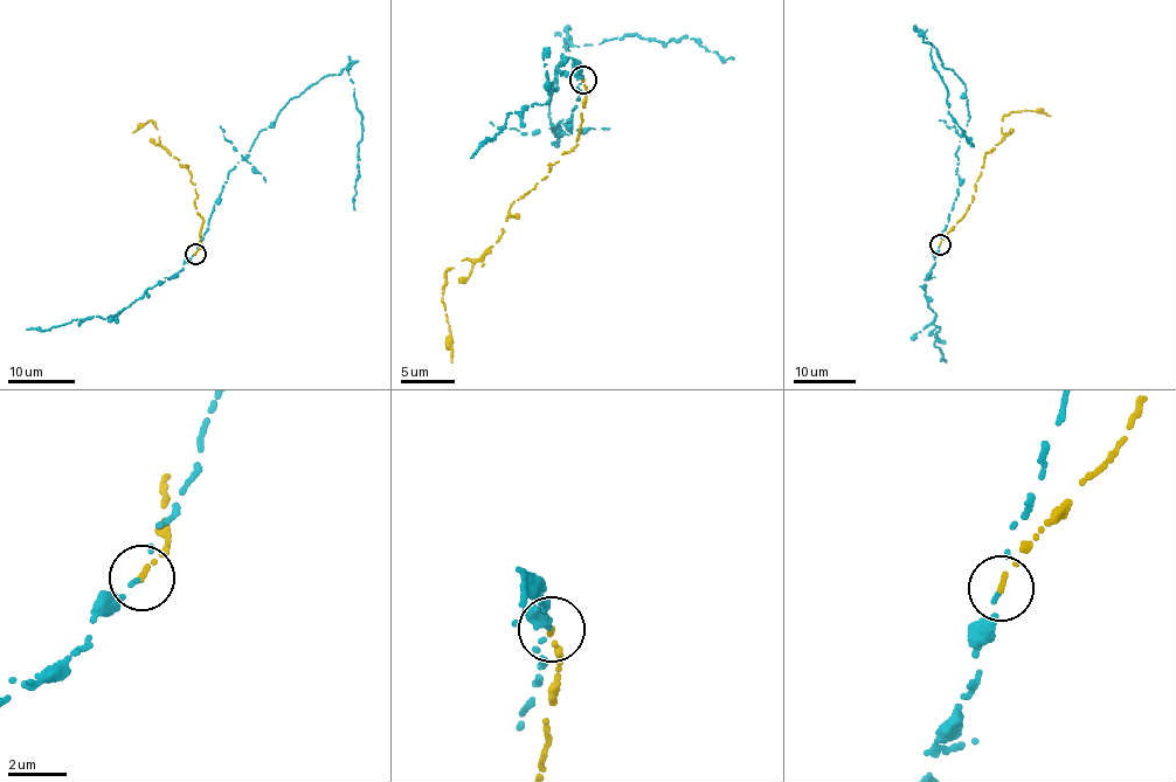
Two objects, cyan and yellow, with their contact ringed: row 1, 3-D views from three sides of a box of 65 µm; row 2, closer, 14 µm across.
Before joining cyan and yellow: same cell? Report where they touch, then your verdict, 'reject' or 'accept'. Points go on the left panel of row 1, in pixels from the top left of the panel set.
at (195, 254); reject

